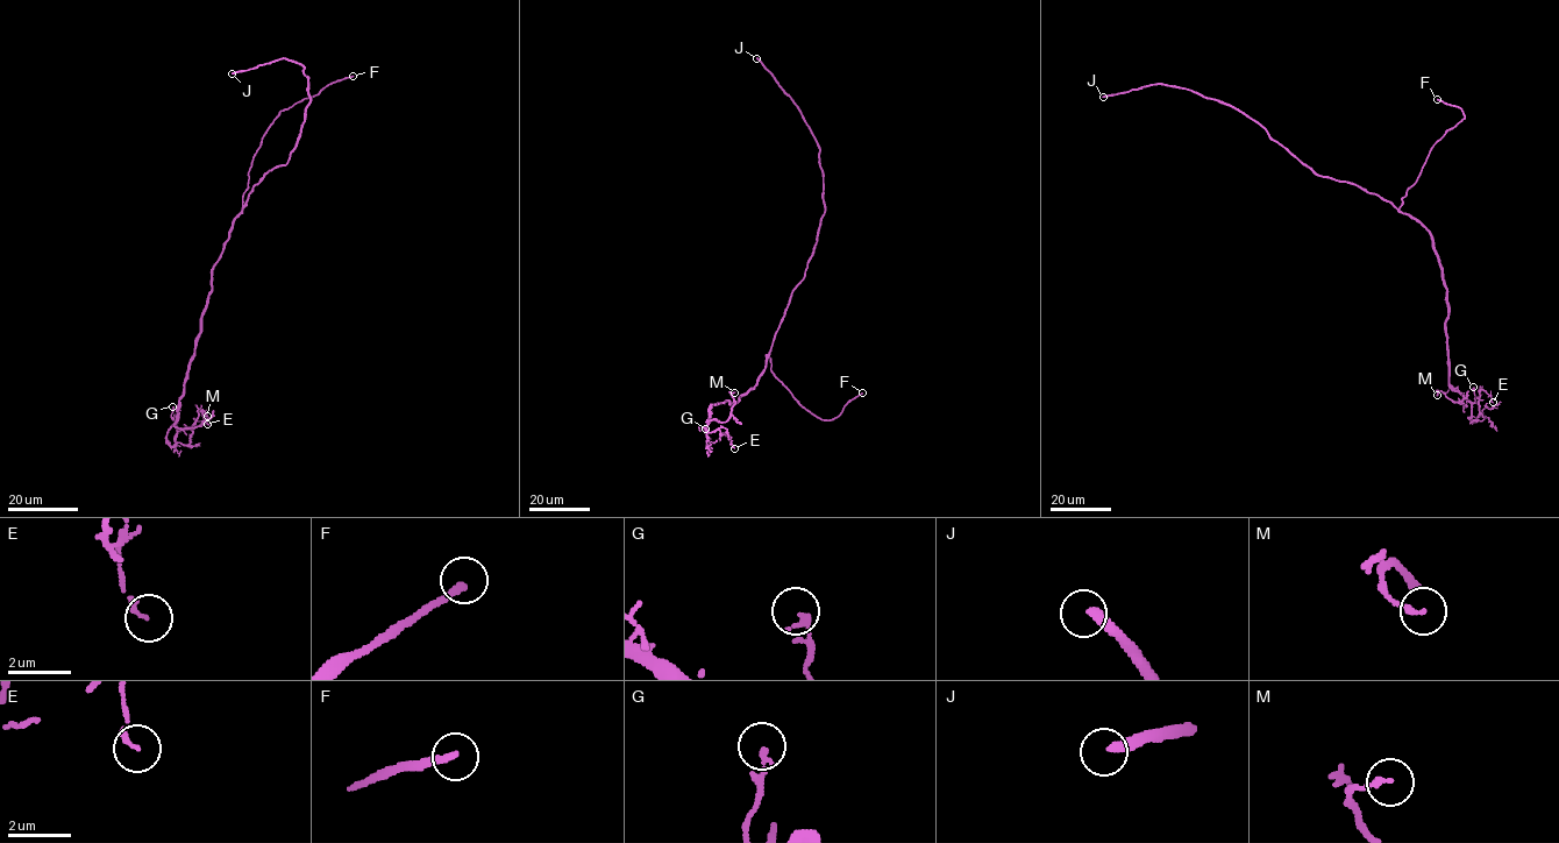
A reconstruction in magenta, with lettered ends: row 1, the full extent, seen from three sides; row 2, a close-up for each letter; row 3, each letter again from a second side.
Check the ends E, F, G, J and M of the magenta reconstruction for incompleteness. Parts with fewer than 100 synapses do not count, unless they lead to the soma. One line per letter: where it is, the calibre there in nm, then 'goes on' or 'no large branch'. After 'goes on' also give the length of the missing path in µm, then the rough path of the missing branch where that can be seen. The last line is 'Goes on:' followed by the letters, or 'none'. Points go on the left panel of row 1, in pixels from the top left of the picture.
E: (207, 424) | 150 nm | no large branch
F: (353, 76) | 220 nm | goes on | 20 µm | (353, 76), (374, 68), (388, 45), (391, 47)
G: (172, 406) | 190 nm | no large branch
J: (232, 73) | 300 nm | goes on | 150 µm
M: (207, 416) | 160 nm | no large branch
Goes on: F, J

